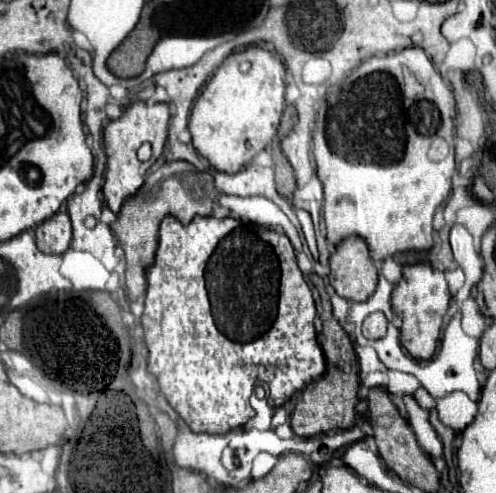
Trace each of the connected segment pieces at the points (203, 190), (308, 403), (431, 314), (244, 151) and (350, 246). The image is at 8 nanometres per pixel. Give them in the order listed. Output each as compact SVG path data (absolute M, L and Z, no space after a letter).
M168 162L159 169L150 172L142 184L142 188L124 200L118 220L110 224L112 232L122 244L126 254L126 294L128 300L136 300L146 292L146 268L152 266L154 254L158 248L158 226L164 216L174 216L182 224L190 222L194 216L212 214L212 204L218 198L218 190L214 188L214 178L208 172L196 170L188 162Z
M320 290L322 300L322 332L318 334L318 342L326 356L326 374L304 388L300 400L296 402L292 414L292 430L298 436L316 436L336 428L352 428L356 420L356 404L358 404L358 388L360 388L360 368L354 352L354 344L350 336L342 330L338 320L332 316L332 306L326 290Z
M410 264L402 270L402 280L394 286L392 292L392 310L402 320L402 344L414 358L430 360L436 342L440 338L440 328L444 324L444 316L448 310L450 292L444 278L444 272L432 268L430 264Z
M262 44L228 56L202 88L192 114L190 134L194 148L220 172L236 174L274 138L284 110L286 68Z
M348 236L330 256L330 284L336 294L354 302L364 302L378 284L376 266L368 254L368 246L358 236Z

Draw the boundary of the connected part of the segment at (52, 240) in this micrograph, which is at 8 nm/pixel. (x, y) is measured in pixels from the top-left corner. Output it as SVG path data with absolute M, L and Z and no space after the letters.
M64 212L54 214L36 226L36 244L44 254L62 254L70 248L72 226L70 218Z

